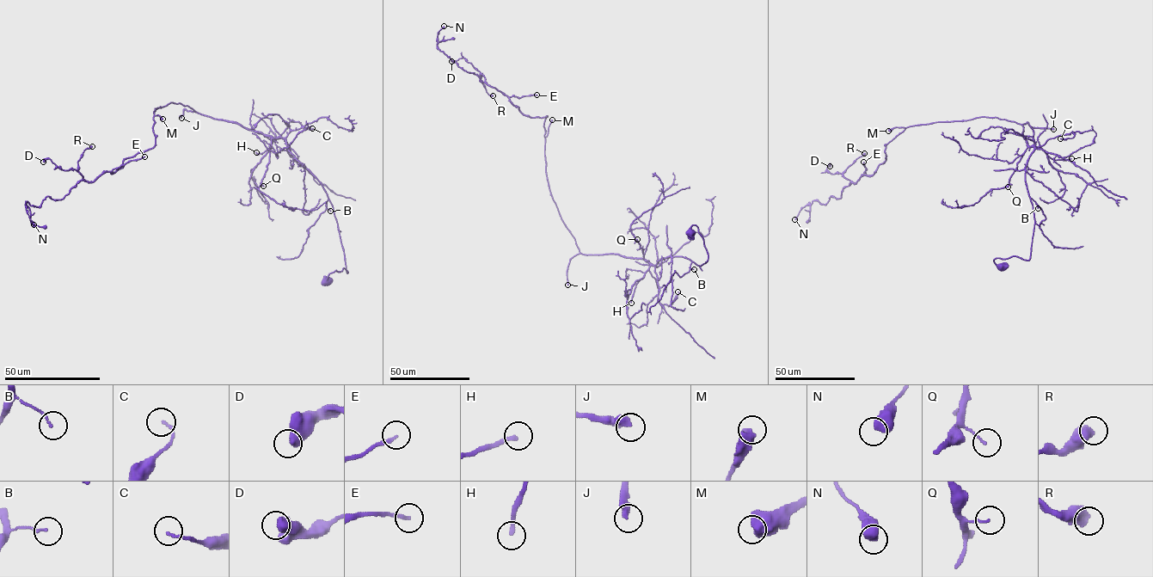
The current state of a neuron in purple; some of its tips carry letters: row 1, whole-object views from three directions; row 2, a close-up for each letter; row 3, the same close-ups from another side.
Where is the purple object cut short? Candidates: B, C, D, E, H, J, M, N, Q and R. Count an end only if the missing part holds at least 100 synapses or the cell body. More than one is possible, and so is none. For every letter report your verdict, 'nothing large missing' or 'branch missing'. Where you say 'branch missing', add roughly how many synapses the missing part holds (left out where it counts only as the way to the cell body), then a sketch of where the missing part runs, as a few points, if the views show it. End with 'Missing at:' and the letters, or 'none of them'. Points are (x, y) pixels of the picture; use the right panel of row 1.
B: nothing large missing
C: nothing large missing
D: nothing large missing
E: nothing large missing
H: nothing large missing
J: branch missing; 300 synapses
M: nothing large missing
N: nothing large missing
Q: nothing large missing
R: nothing large missing
Missing at: J

